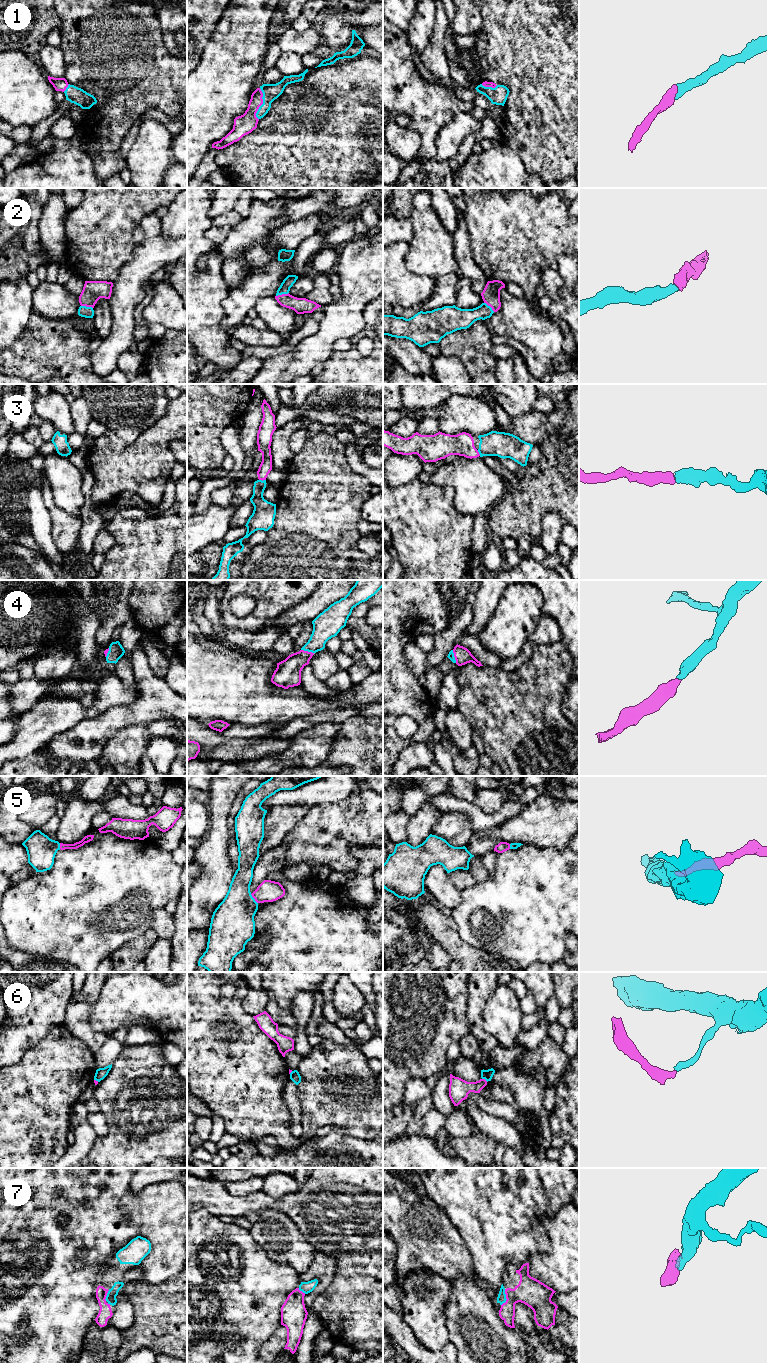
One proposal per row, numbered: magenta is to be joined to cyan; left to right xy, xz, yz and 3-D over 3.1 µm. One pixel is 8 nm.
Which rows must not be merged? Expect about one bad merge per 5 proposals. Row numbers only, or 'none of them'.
6

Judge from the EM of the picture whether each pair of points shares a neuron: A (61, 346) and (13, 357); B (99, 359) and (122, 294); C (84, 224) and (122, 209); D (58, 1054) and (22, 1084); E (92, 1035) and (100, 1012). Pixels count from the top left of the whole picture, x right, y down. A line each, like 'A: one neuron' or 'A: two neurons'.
A: one neuron
B: one neuron
C: one neuron
D: one neuron
E: two neurons

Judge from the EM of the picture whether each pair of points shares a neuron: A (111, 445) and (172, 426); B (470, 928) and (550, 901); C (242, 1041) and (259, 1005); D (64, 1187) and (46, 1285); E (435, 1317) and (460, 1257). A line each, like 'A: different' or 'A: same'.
A: same
B: same
C: different
D: same
E: different

